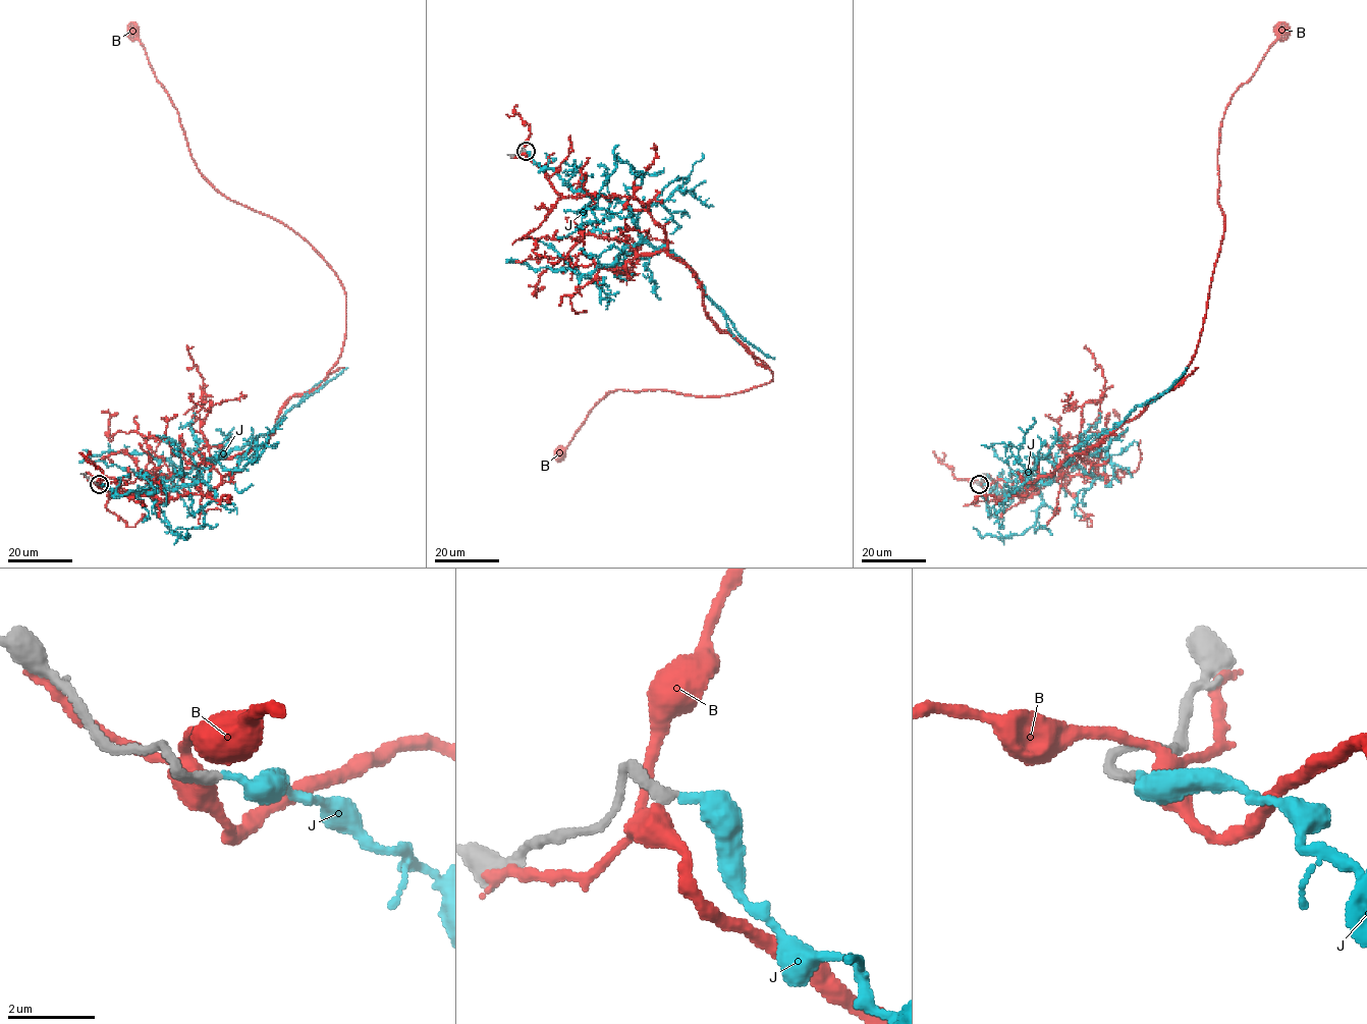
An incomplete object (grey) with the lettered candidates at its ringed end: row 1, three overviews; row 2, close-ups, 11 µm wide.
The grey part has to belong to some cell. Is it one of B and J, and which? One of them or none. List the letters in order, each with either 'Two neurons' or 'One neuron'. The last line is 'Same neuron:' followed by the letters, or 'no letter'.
B: Two neurons
J: One neuron
Same neuron: J

